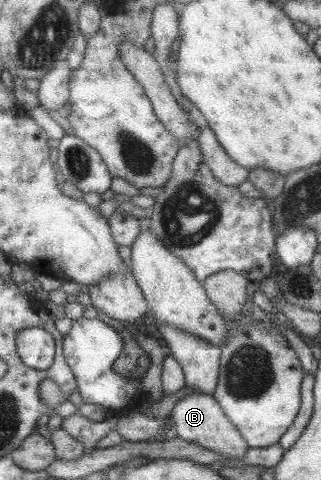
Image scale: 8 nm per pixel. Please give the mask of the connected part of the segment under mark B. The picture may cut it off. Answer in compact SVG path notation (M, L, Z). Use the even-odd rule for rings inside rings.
M198 392L185 396L174 405L170 416L173 420L175 436L182 440L192 442L212 452L220 452L224 457L242 457L248 450L241 433L226 418L220 406L214 401L211 395Z

